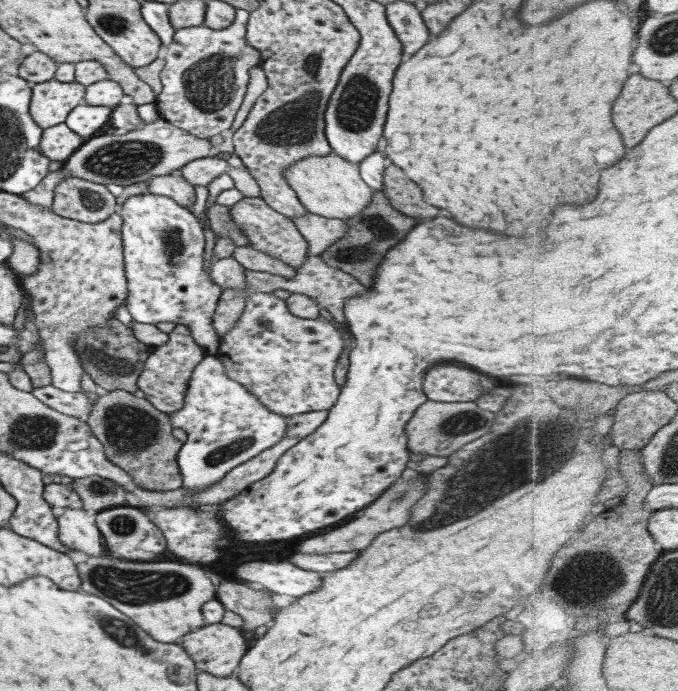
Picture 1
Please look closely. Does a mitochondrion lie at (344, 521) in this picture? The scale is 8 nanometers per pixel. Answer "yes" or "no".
no

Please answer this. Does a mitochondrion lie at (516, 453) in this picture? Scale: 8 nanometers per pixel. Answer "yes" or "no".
yes

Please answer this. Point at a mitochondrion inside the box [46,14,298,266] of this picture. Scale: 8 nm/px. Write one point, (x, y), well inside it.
(209, 85)

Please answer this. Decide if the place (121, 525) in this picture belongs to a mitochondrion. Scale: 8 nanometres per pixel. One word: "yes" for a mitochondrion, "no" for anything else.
yes

